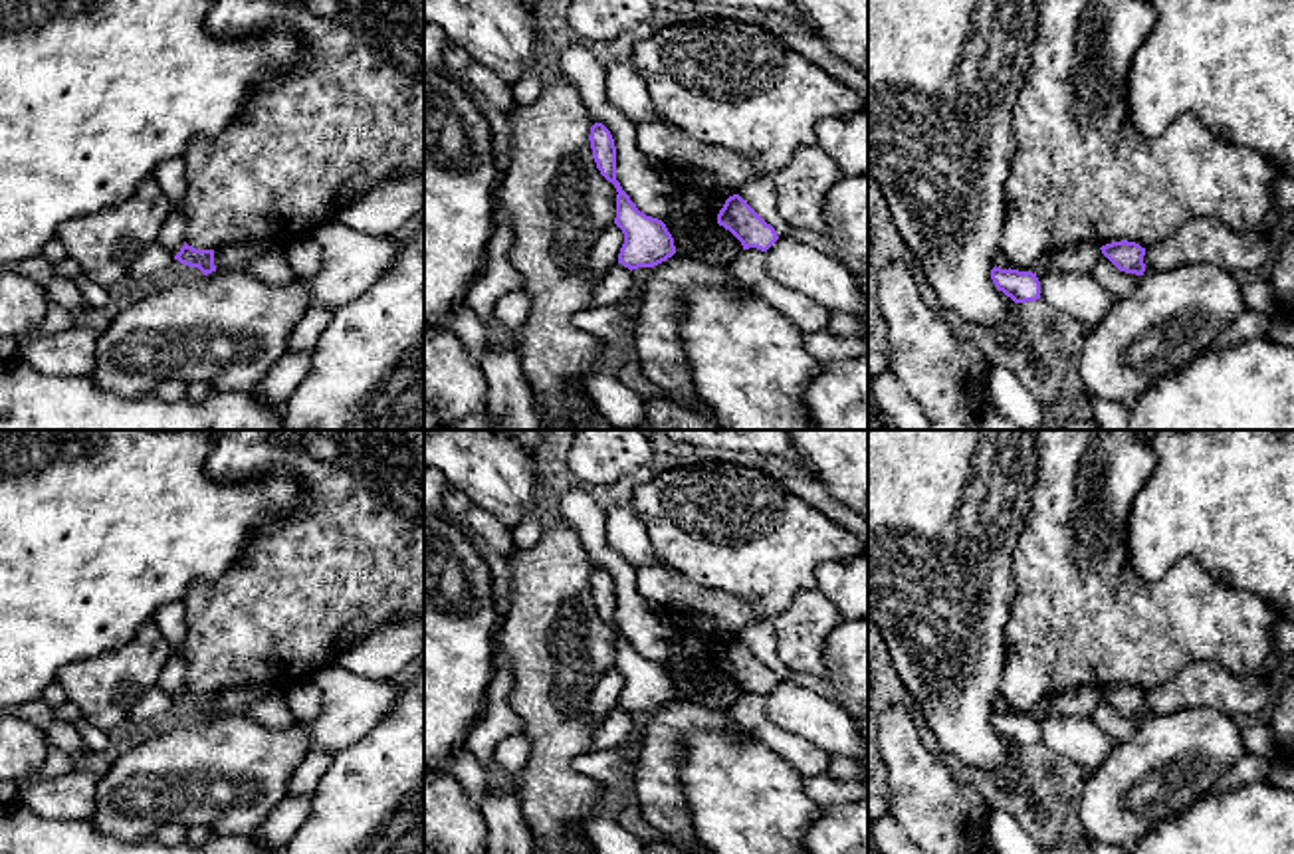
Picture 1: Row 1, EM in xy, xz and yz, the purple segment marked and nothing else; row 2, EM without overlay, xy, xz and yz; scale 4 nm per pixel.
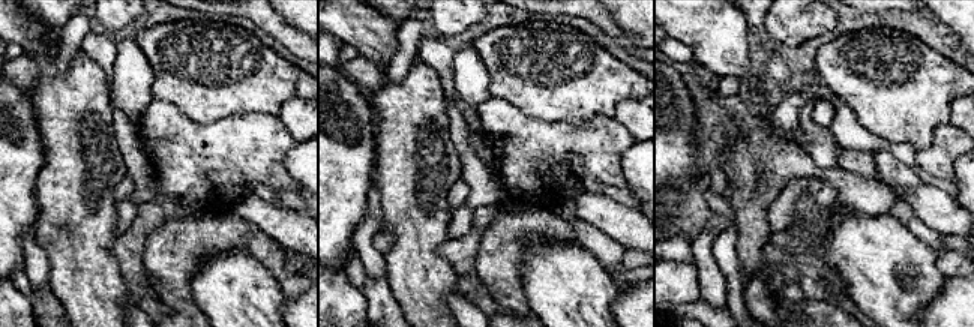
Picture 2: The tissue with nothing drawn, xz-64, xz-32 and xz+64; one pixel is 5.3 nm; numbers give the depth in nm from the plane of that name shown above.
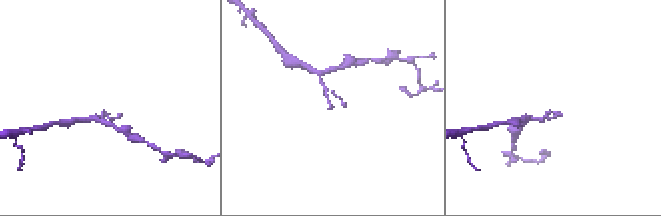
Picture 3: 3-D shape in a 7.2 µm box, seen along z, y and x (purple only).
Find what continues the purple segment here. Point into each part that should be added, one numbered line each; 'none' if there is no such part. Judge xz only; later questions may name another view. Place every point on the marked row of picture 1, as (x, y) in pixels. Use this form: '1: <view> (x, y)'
none

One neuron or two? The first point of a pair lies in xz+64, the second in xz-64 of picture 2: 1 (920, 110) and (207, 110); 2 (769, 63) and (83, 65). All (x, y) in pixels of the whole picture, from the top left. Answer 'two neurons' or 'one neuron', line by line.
1: one neuron
2: two neurons

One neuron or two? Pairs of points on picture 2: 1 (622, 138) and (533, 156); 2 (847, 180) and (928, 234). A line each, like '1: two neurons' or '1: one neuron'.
1: one neuron
2: two neurons

